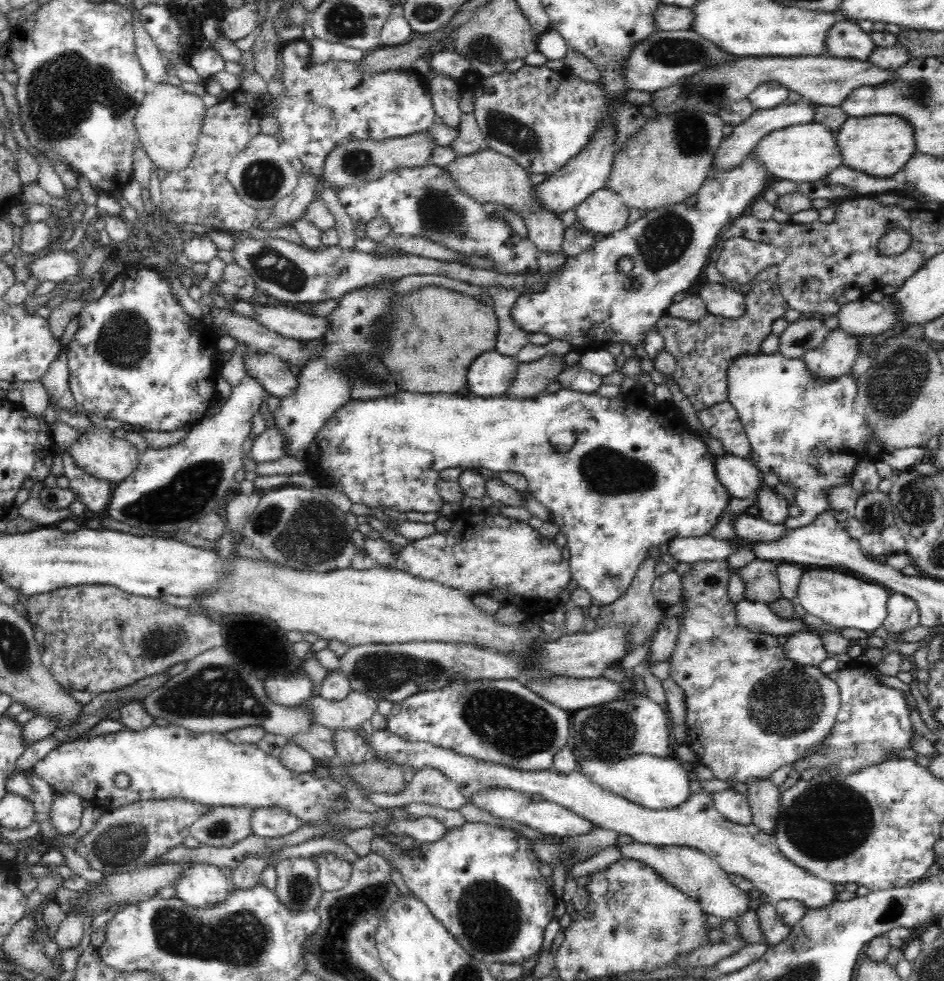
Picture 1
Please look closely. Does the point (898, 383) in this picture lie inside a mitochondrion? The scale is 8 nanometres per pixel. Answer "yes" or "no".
yes

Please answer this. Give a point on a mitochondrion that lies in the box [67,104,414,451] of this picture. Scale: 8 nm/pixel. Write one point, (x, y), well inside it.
(124, 341)

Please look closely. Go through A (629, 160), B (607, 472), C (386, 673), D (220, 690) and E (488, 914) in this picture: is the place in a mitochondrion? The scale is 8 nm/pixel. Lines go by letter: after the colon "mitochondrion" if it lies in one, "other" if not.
A: other
B: mitochondrion
C: mitochondrion
D: mitochondrion
E: mitochondrion

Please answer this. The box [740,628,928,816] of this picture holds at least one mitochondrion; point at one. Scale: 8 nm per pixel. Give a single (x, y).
(787, 702)

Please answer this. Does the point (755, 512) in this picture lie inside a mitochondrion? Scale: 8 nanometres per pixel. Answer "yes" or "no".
no

